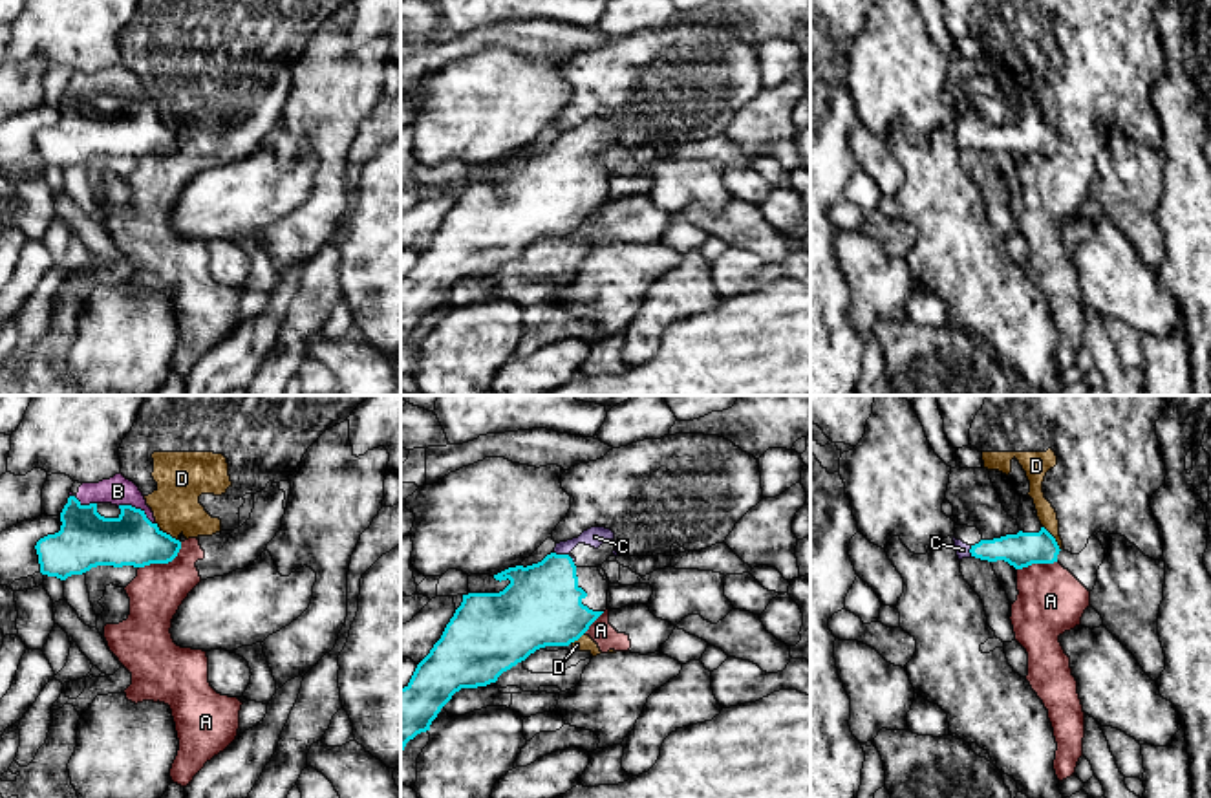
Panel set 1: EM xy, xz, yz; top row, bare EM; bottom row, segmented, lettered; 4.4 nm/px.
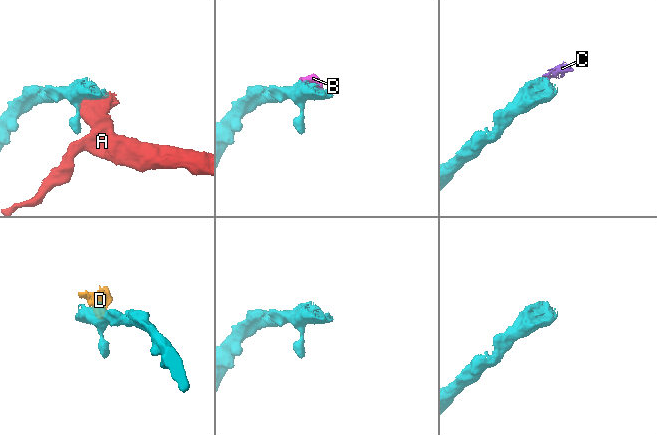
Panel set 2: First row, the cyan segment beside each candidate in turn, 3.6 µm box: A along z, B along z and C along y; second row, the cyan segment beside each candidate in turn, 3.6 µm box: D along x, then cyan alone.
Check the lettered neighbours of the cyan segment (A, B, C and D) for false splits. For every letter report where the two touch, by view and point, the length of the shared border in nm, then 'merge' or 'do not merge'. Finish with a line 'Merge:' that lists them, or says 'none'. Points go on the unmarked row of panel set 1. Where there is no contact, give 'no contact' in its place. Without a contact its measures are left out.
A: xy (163, 152) | 220 nm | do not merge
B: xy (134, 97) | 190 nm | merge
C: xz (566, 145) | 100 nm | merge
D: yz (1054, 129) | 130 nm | do not merge
Merge: B, C

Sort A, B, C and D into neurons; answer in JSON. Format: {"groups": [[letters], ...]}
{"groups": [["A", "D"], ["B", "C"]]}

